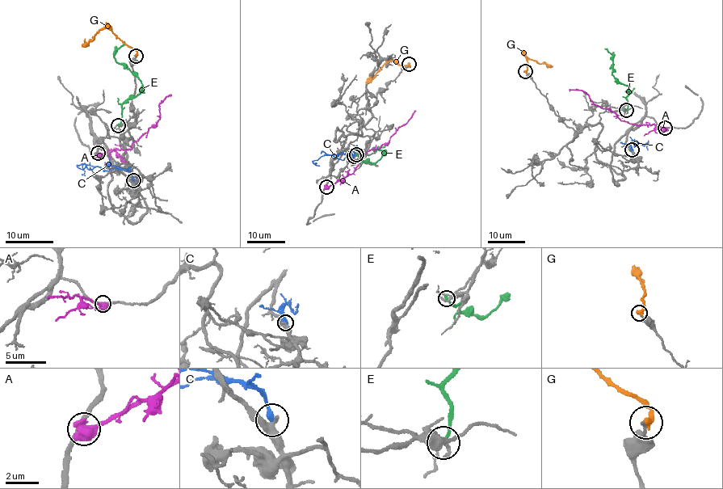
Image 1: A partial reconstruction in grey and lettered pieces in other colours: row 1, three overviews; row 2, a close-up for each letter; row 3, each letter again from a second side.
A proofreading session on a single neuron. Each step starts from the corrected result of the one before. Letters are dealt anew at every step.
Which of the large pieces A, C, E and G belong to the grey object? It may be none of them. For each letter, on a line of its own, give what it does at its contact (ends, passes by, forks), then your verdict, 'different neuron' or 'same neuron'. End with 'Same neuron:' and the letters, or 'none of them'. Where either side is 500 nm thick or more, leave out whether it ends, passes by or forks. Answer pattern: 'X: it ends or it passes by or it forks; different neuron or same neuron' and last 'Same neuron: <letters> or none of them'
A: different neuron
C: it ends; different neuron
E: it ends; different neuron
G: it ends; different neuron
Same neuron: none of them

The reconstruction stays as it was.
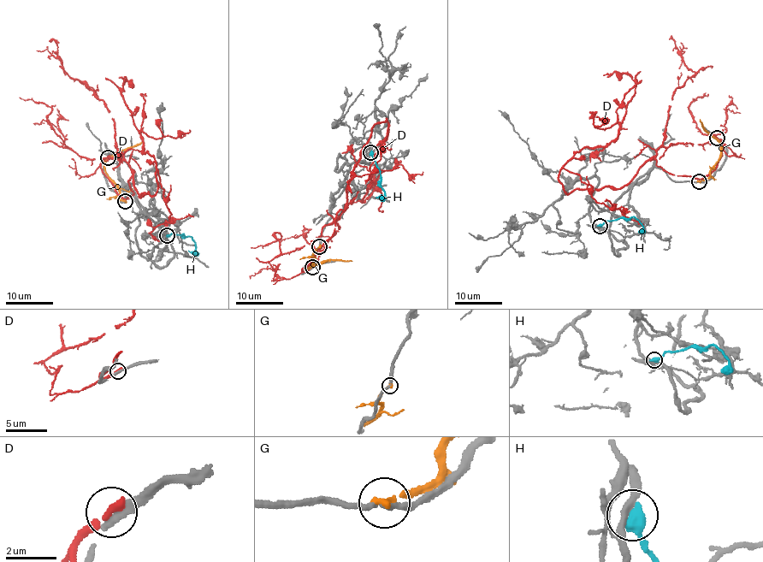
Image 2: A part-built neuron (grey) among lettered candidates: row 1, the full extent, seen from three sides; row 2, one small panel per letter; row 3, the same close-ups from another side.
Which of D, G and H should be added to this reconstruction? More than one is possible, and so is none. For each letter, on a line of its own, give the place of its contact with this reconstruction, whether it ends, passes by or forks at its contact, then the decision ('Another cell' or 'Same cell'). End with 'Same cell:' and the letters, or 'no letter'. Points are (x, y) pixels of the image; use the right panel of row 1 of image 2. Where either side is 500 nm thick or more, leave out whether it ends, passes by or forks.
D: Touches grey at (717, 138). It ends there. Another cell
G: Touches grey at (699, 181). It ends there. Another cell
H: Touches grey at (600, 226). Another cell
Same cell: no letter

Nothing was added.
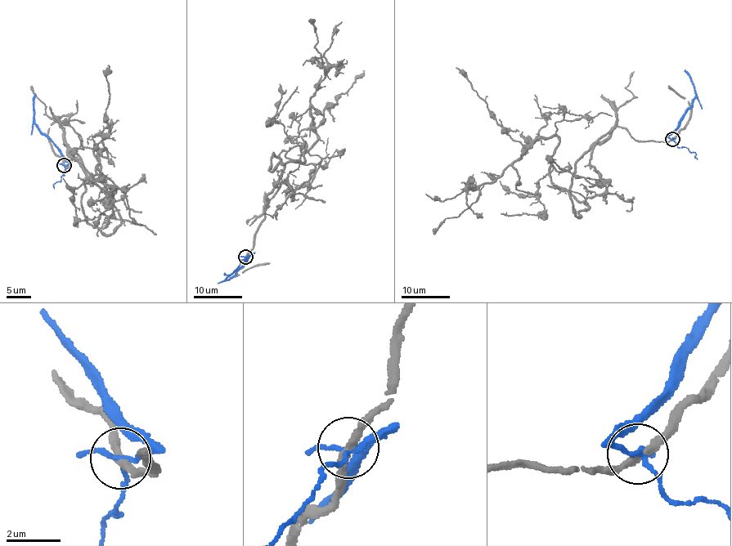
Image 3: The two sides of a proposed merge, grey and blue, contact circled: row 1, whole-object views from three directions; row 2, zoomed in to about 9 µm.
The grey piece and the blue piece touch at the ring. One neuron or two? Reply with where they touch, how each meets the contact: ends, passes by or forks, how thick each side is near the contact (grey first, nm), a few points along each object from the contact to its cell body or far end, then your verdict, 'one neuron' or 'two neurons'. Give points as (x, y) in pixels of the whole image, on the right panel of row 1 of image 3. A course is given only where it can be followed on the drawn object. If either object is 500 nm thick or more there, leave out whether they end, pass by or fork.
place (672, 139); grey passes by; blue forks; calibres 260 and 150 nm; course grey (672, 138), (639, 140), (617, 126), (593, 148), (599, 178), (557, 170), (559, 139), (534, 139), (433, 234); course blue (672, 138), (668, 135), (695, 96), (691, 78), (684, 69); two neurons

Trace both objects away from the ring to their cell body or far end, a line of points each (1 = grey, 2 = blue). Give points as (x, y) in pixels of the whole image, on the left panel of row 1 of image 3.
1: (64, 164), (65, 143), (123, 199), (87, 182), (105, 149), (96, 171), (113, 202), (96, 226)
2: (64, 164), (68, 162), (34, 122), (35, 92)

